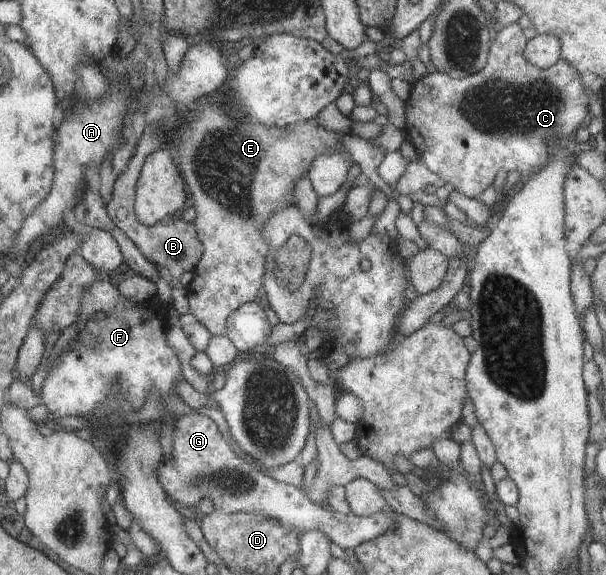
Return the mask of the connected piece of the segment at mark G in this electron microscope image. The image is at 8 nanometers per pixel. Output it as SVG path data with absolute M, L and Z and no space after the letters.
M199 412L177 418L174 426L171 460L162 458L156 468L156 475L166 496L181 506L195 510L197 514L199 502L204 497L210 497L215 510L223 510L227 514L261 512L267 518L275 518L281 526L301 534L309 530L319 530L329 541L345 551L389 530L395 530L397 526L395 520L400 514L390 507L372 516L361 517L353 514L343 516L328 507L322 509L313 504L300 489L267 477L253 463L237 458L235 451L223 439L217 424Z

